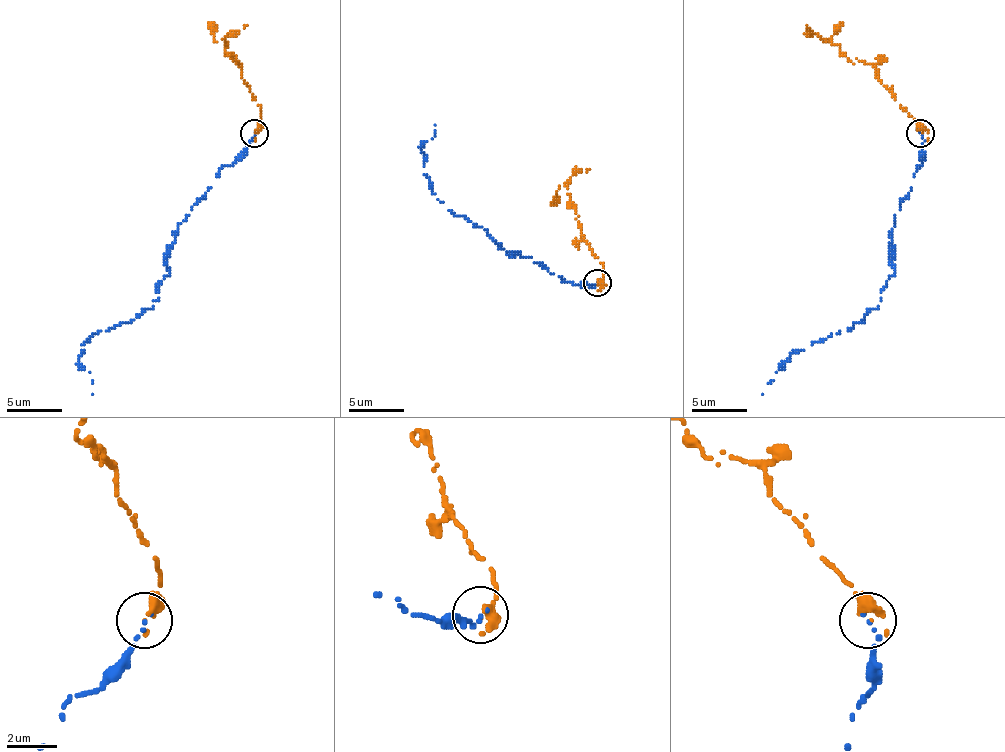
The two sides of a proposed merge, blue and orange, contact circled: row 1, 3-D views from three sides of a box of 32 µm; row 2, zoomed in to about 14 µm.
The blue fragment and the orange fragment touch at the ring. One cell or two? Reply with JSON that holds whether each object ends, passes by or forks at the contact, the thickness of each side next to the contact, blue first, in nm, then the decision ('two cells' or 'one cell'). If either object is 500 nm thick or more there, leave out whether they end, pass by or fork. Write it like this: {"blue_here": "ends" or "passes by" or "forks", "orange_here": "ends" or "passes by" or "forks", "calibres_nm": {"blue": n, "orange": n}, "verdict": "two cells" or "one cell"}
{"blue_here": "ends", "orange_here": "passes by", "calibres_nm": {"blue": 130, "orange": 200}, "verdict": "two cells"}

